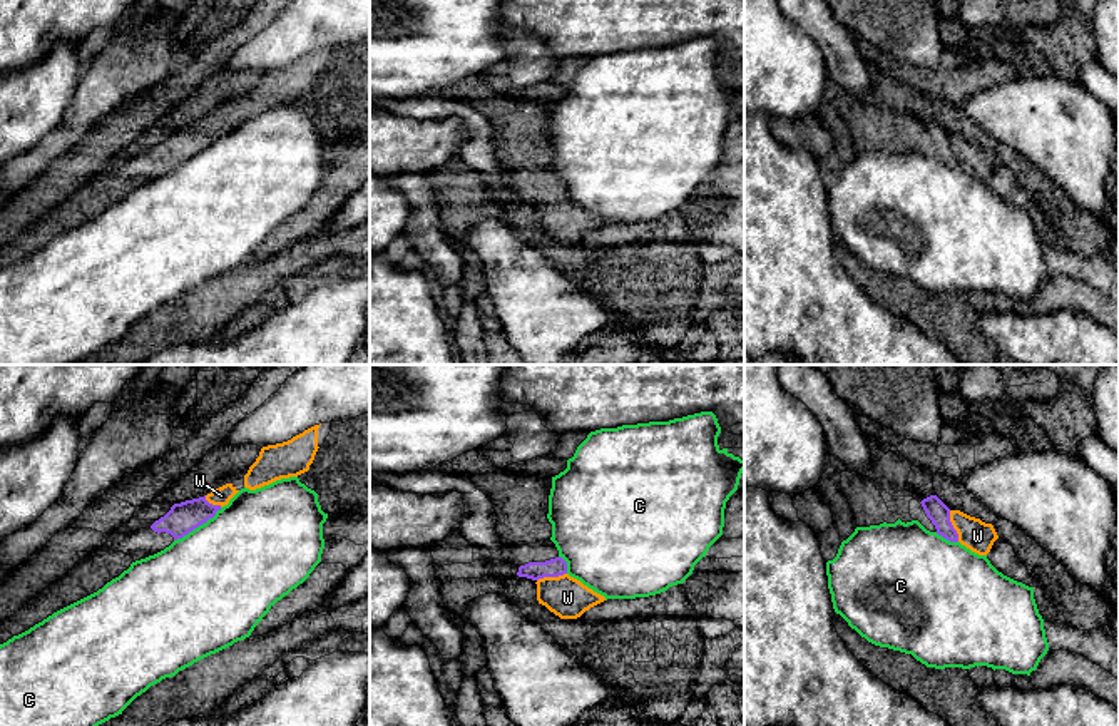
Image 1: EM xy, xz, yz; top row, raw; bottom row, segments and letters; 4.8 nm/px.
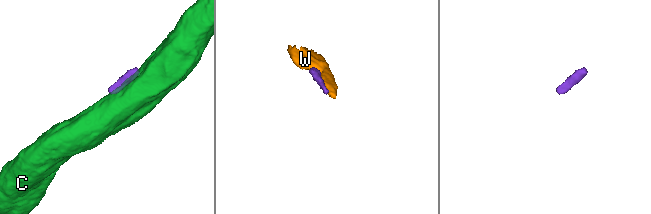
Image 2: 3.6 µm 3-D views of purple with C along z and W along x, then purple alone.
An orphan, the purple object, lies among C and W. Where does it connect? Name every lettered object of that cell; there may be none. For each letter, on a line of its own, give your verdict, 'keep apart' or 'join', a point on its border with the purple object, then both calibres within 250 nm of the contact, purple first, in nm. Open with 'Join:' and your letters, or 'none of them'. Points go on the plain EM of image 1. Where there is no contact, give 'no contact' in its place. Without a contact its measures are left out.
Join: W
C: keep apart | xy (198, 151) | 150/500 nm
W: join | yz (952, 151) | 100/150 nm

